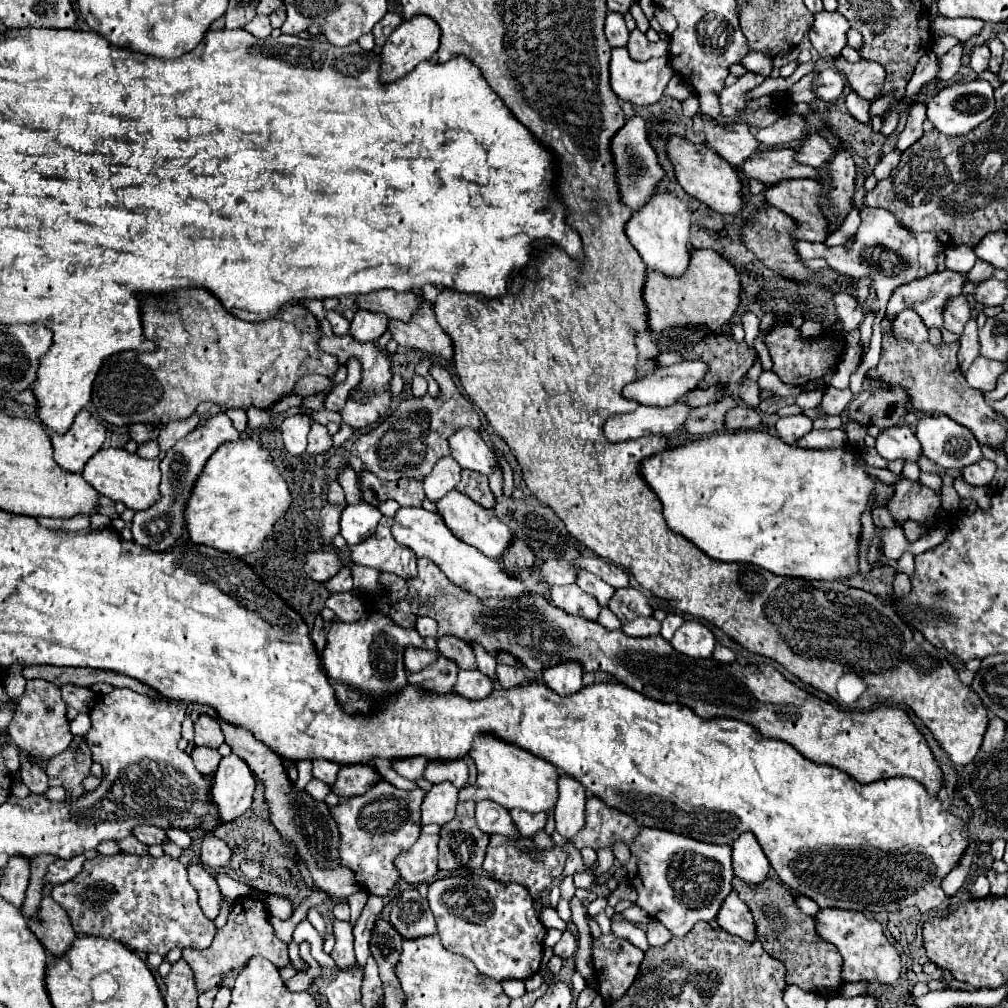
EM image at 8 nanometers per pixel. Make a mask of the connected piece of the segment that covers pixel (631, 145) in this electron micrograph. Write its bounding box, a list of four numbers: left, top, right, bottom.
[610,115,666,211]

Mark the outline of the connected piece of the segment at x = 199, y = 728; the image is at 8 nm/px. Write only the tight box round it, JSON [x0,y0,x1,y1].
[194,715,224,749]

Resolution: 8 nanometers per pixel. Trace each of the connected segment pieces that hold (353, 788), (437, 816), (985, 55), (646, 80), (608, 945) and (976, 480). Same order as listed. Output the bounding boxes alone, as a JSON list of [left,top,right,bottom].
[[332,765,382,797],[422,783,458,825],[970,45,990,73],[610,47,674,107],[592,935,644,1003],[962,459,996,485]]

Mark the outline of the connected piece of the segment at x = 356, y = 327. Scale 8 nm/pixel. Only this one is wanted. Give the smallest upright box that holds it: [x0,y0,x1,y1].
[350,309,388,343]

